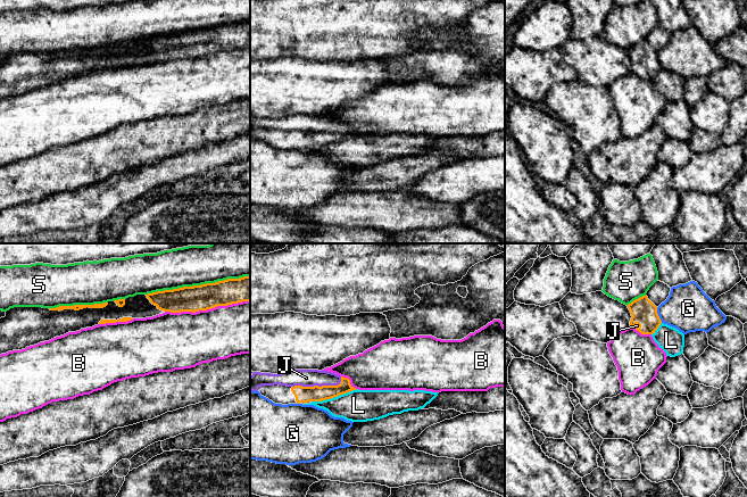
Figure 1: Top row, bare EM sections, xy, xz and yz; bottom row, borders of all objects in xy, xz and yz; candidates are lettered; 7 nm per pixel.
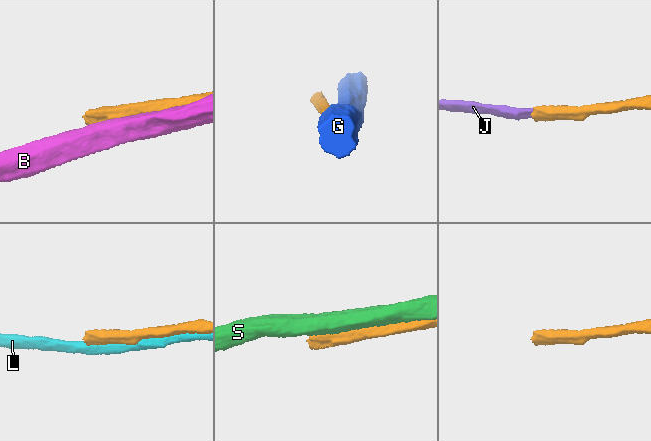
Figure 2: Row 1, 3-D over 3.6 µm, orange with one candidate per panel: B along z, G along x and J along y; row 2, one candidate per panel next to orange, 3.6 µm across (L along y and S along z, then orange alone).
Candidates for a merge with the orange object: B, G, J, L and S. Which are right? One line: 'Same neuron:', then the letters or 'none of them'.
Same neuron: J

